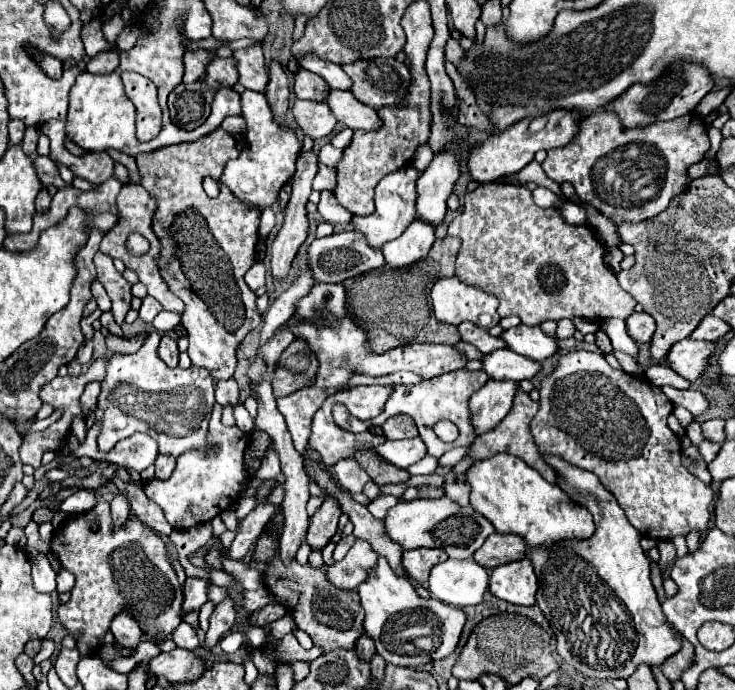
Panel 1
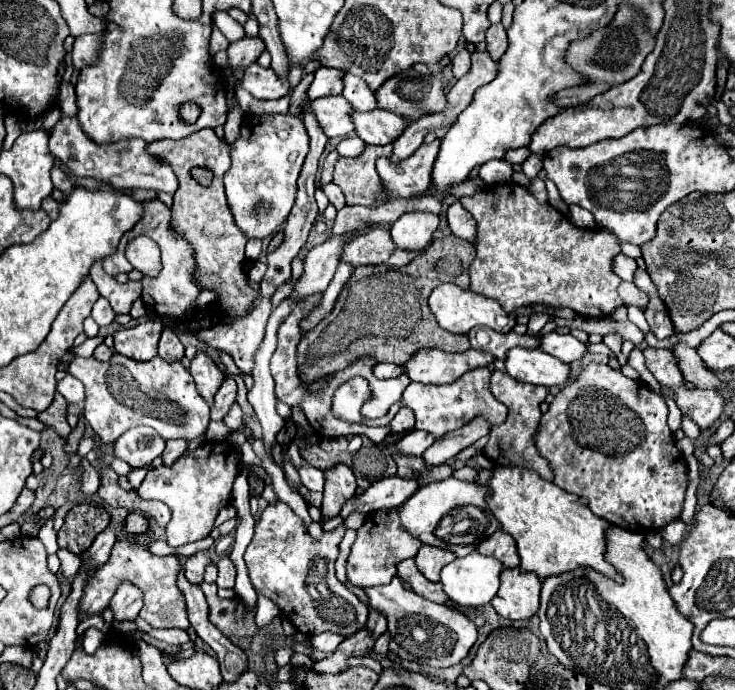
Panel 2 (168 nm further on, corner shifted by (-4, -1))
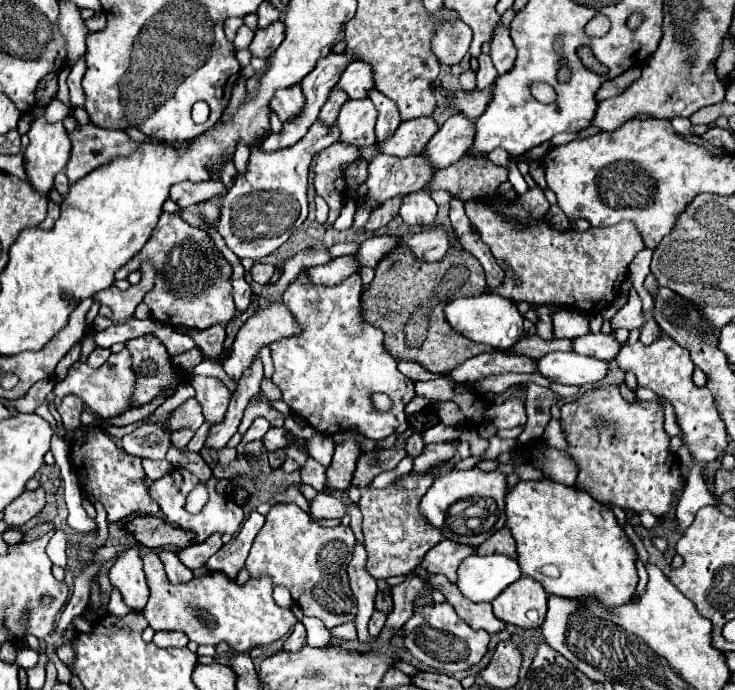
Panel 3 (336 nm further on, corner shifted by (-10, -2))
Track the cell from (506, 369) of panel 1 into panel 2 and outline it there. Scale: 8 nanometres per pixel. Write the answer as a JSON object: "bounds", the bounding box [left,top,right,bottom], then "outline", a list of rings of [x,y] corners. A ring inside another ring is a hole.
{"bounds":[505,347,571,385],"outline":[[[515,347],[507,353],[505,359],[507,373],[525,383],[533,385],[563,385],[571,375],[571,365],[555,359],[553,355],[541,351],[541,349],[525,349]]]}

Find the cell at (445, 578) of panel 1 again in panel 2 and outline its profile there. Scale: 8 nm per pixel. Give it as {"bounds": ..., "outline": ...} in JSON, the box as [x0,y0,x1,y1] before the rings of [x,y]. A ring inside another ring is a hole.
{"bounds":[441,551,503,607],"outline":[[[473,551],[471,555],[445,565],[441,571],[441,583],[449,599],[455,603],[461,603],[463,607],[483,607],[495,597],[503,569],[499,559]]]}

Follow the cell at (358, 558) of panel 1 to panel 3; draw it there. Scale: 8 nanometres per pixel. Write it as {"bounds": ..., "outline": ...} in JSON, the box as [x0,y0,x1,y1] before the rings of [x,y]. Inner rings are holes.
{"bounds":[359,460,455,580],"outline":[[[455,460],[451,464],[443,464],[443,468],[425,476],[415,476],[415,474],[401,476],[397,482],[389,484],[383,490],[375,490],[375,488],[363,490],[363,496],[359,500],[359,510],[363,512],[363,536],[365,536],[365,550],[367,550],[365,568],[375,580],[381,580],[381,578],[387,580],[391,576],[411,574],[421,564],[427,550],[439,544],[439,540],[443,538],[441,532],[433,530],[423,520],[417,506],[423,494],[433,484],[433,478],[439,476],[441,472],[447,472],[453,464]]]}

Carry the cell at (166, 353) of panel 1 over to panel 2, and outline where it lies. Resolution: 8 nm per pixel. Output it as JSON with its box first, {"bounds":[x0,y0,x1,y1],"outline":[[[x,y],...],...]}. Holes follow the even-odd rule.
{"bounds":[159,325,185,363],"outline":[[[167,325],[161,333],[161,339],[159,339],[159,357],[167,363],[171,361],[181,361],[185,355],[185,347],[183,343],[179,341],[175,329],[171,325]]]}

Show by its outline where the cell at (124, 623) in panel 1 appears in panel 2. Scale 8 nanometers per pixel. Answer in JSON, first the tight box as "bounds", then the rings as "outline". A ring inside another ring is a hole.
{"bounds":[109,581,143,621],"outline":[[[125,581],[117,587],[109,607],[113,609],[117,621],[133,621],[143,607],[143,593],[137,589],[137,585]]]}

